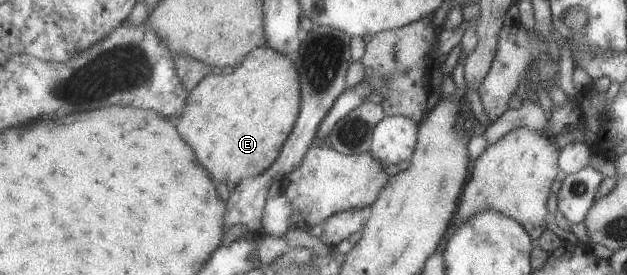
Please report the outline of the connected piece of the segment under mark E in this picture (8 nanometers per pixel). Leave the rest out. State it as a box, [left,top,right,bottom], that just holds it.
[178,45,300,186]

